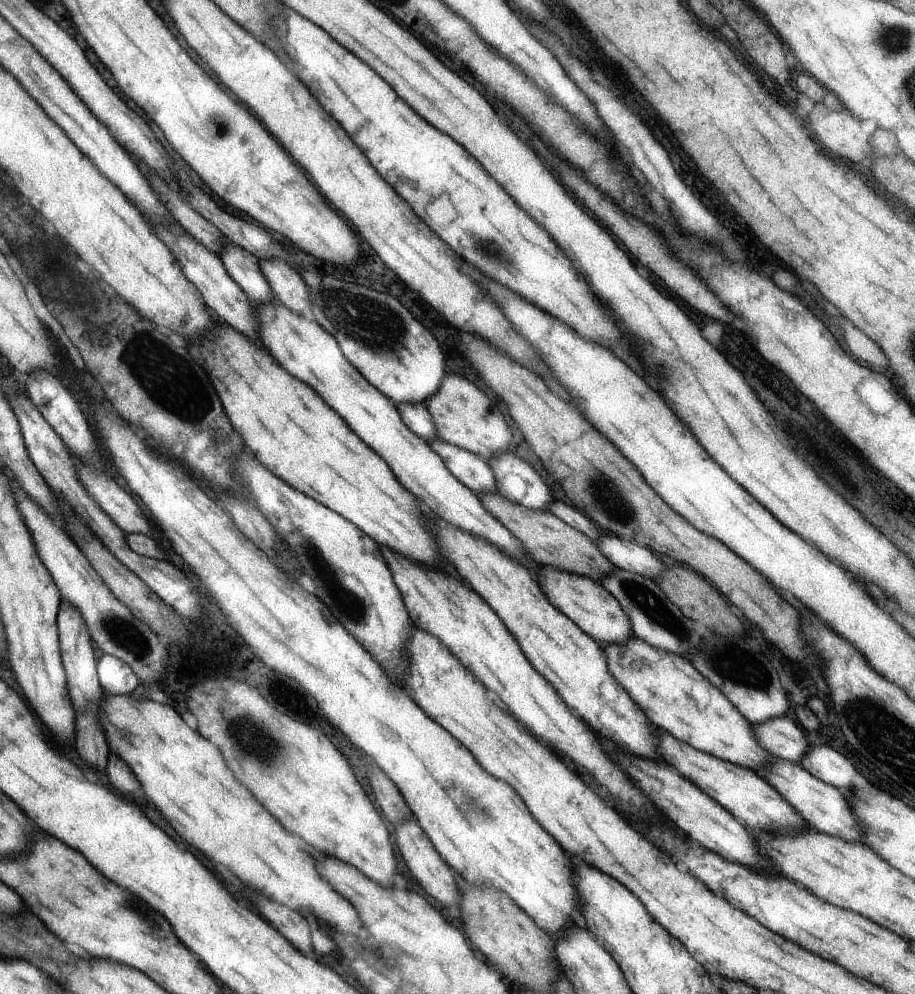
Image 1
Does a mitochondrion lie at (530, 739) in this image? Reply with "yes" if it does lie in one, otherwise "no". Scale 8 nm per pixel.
no

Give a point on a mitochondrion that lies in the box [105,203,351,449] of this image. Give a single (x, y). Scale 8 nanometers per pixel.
(188, 401)

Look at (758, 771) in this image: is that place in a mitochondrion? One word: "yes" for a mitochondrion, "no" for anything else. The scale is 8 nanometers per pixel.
no

